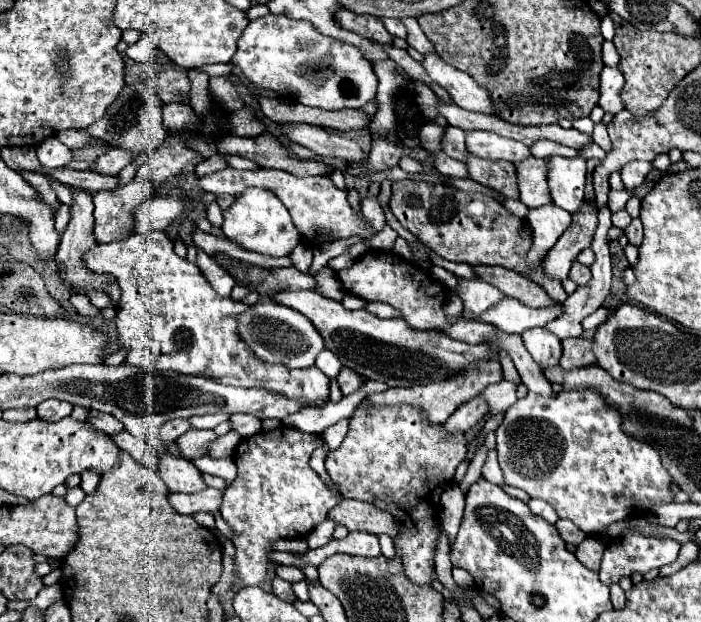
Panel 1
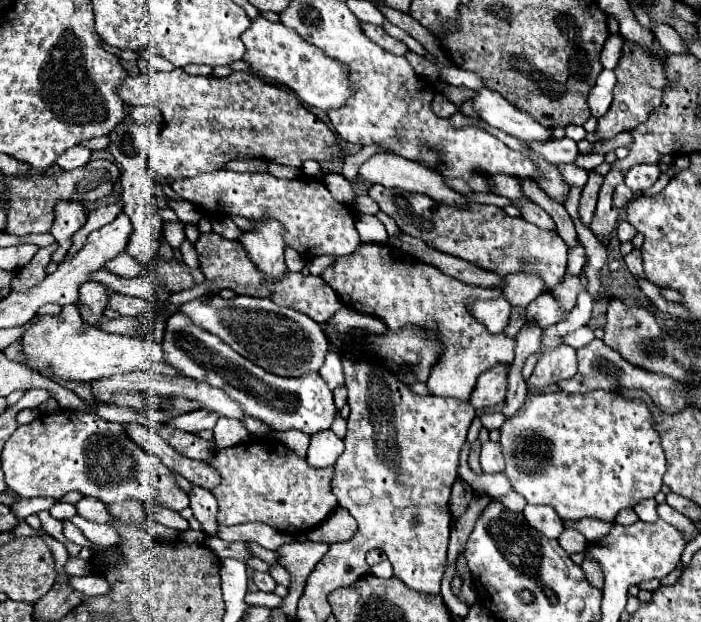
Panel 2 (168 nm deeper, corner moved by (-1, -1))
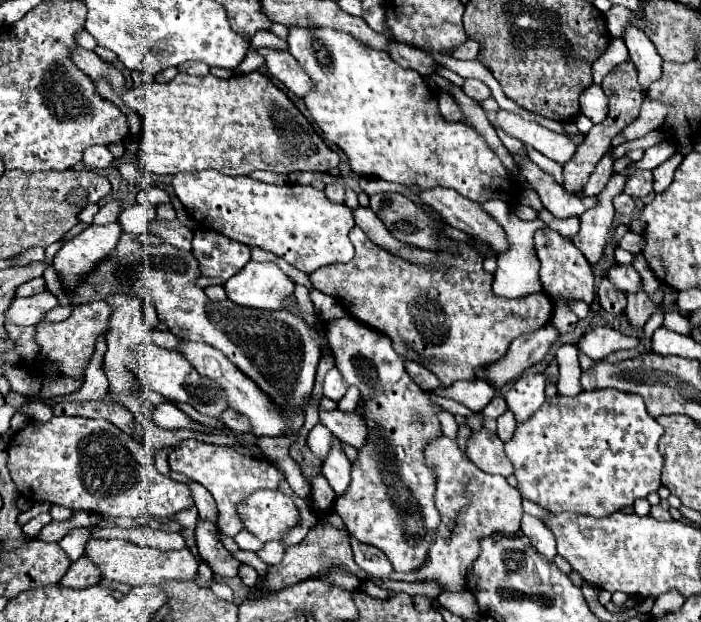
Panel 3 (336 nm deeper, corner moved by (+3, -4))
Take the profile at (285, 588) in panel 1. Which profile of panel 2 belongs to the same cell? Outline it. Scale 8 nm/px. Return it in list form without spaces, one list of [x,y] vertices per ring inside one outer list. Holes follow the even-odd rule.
[[[256,572],[254,574],[254,584],[262,590],[262,592],[272,592],[276,588],[274,578],[268,572]]]

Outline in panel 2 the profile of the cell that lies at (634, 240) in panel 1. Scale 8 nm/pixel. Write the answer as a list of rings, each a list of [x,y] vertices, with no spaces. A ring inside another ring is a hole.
[[[634,248],[628,256],[624,256],[624,262],[626,262],[628,270],[632,272],[632,276],[642,276],[644,278],[644,272],[642,272],[642,252],[640,252],[640,248]]]

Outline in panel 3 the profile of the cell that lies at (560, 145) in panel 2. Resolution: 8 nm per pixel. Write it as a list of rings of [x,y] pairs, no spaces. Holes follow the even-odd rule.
[[[546,209],[538,212],[538,218],[542,221],[546,221],[548,223],[548,227],[550,229],[554,229],[554,231],[558,231],[562,237],[566,237],[566,239],[572,239],[576,233],[578,233],[578,217],[572,217],[572,219],[564,219],[564,221],[560,221],[553,217],[553,215]]]

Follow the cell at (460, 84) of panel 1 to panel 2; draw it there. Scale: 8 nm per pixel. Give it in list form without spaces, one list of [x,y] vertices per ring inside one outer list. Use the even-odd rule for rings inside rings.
[[[480,88],[472,96],[474,112],[486,120],[490,126],[500,128],[502,132],[518,138],[518,140],[548,140],[552,138],[552,130],[542,128],[530,114],[512,106],[500,94]]]

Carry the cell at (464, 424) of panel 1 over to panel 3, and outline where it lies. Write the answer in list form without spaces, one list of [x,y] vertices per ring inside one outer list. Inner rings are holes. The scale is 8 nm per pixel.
[[[546,323],[536,333],[528,333],[524,337],[516,337],[508,349],[508,353],[488,367],[490,381],[496,387],[520,377],[528,367],[546,359],[550,347],[556,343],[560,333],[552,329],[552,323]]]

